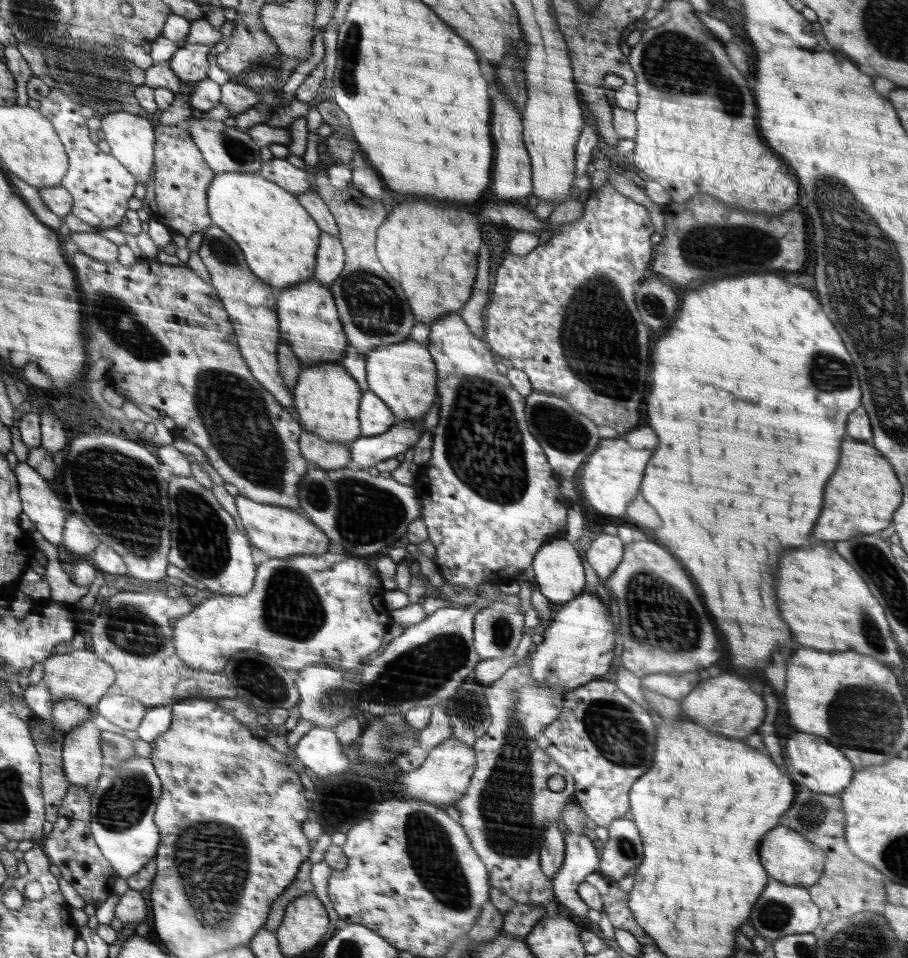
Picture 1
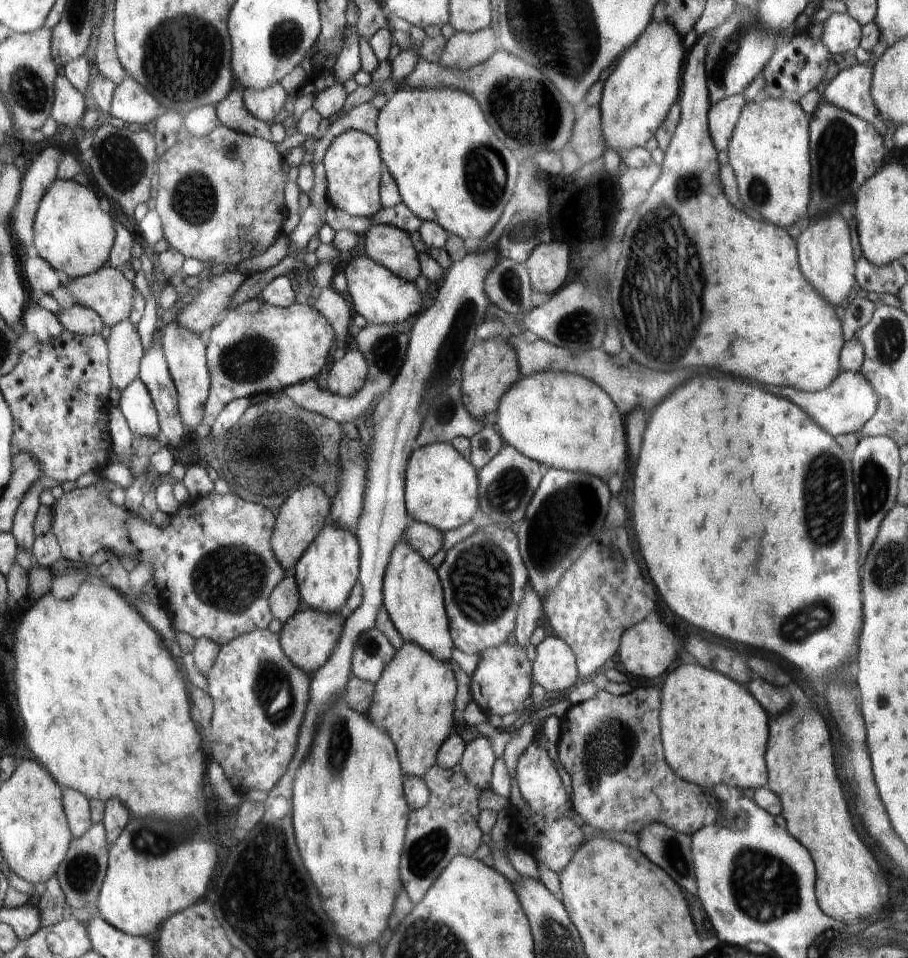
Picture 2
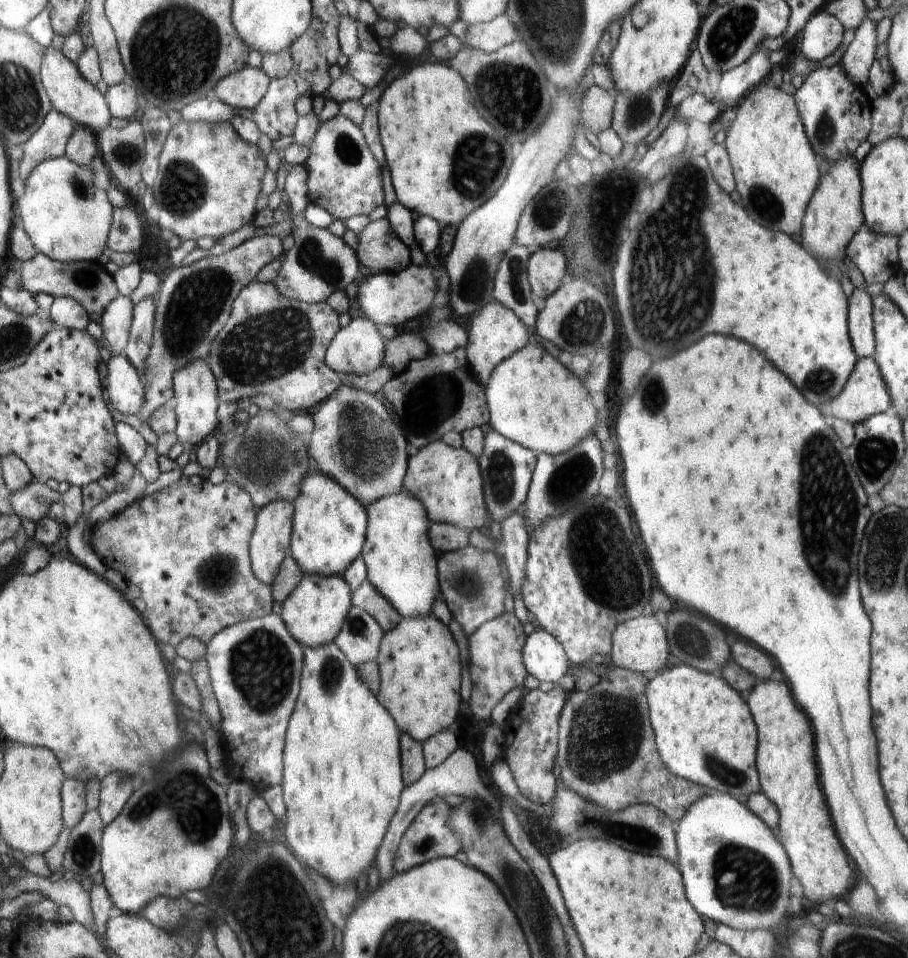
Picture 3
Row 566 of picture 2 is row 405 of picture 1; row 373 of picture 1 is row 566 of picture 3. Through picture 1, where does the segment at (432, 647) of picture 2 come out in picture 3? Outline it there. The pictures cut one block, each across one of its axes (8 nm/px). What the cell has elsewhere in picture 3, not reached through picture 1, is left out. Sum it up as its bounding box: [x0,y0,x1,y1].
[363,494,438,618]

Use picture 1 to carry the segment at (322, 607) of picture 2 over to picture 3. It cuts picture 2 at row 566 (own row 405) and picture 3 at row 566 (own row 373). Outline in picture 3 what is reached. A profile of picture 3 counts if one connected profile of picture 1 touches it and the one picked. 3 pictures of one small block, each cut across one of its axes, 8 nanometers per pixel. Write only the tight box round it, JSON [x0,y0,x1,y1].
[290,472,367,576]

